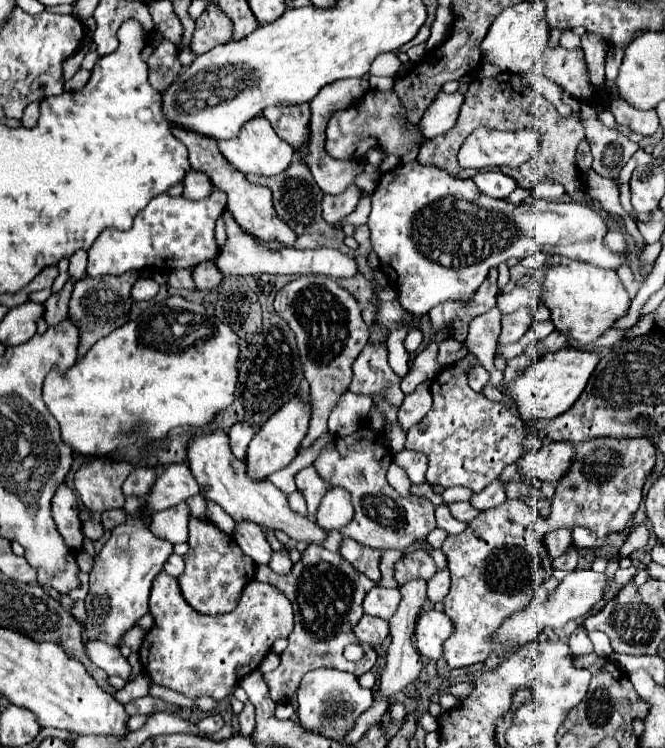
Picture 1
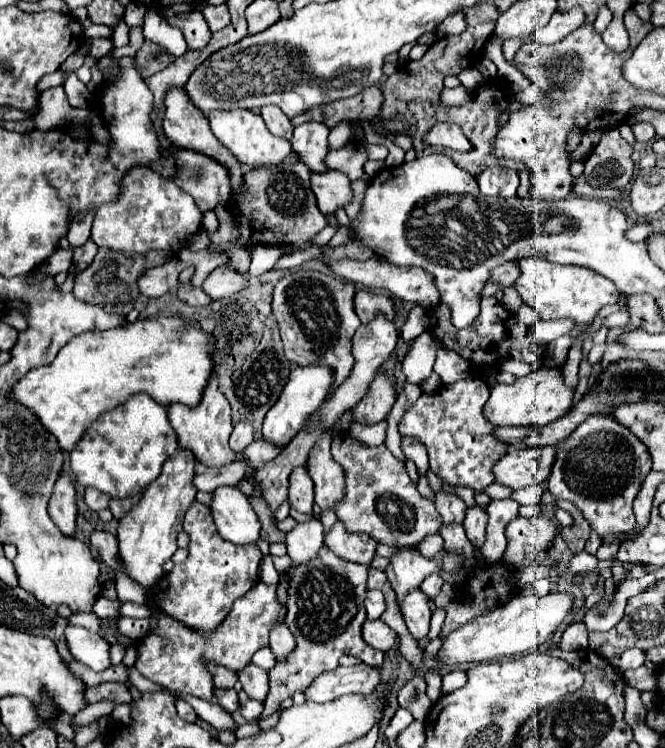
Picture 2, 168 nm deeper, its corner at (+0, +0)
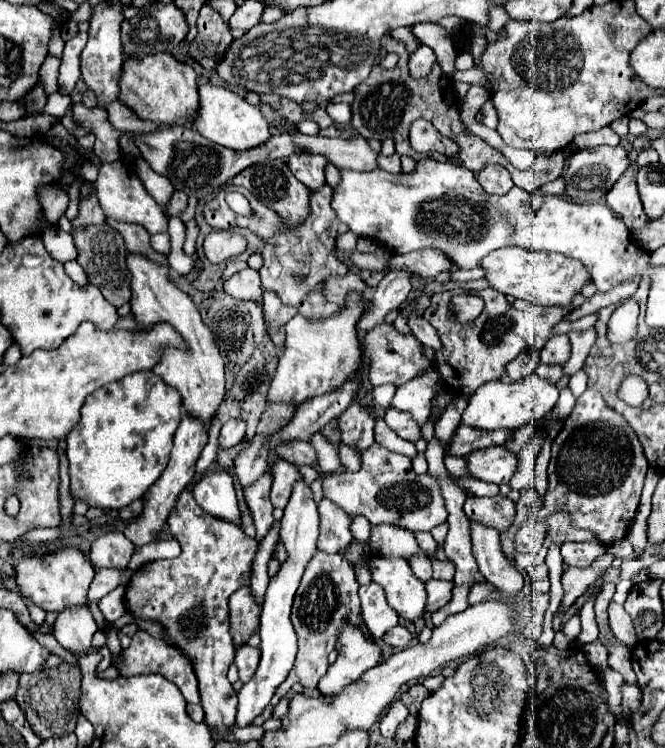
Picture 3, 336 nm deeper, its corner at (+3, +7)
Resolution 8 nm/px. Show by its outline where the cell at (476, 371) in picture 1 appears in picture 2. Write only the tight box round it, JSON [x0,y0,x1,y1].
[434,347,472,383]

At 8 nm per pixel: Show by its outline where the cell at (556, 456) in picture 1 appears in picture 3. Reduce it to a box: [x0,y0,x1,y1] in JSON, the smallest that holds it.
[465,446,517,484]

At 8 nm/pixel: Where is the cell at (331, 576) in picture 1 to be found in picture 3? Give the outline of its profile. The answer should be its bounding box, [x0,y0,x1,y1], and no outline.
[255,552,361,726]

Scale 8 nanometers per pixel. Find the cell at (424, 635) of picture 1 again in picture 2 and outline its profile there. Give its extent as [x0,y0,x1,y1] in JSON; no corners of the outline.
[402,589,432,641]

